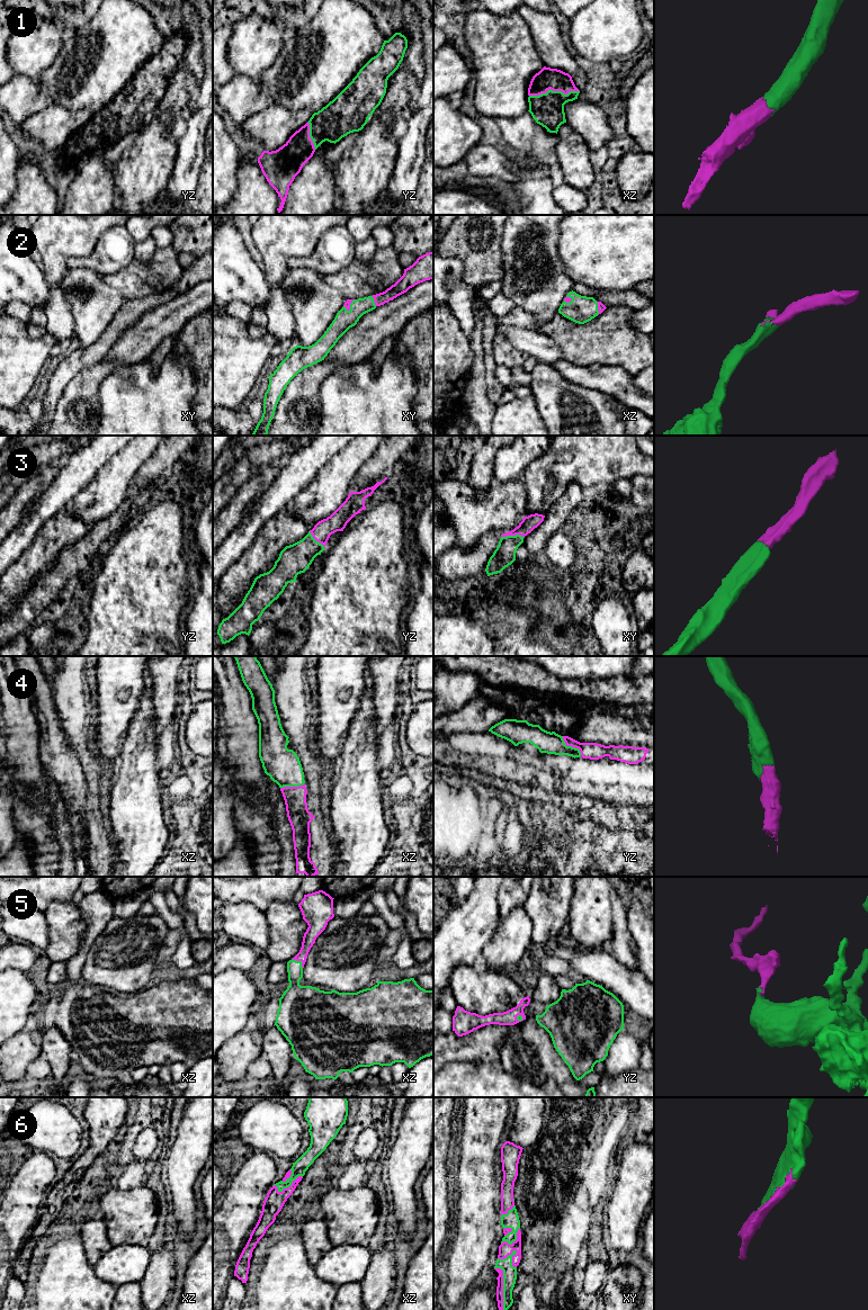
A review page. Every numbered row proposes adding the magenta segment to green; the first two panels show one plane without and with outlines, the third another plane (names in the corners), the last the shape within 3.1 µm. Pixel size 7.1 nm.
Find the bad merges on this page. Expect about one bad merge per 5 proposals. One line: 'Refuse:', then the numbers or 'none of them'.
Refuse: none of them

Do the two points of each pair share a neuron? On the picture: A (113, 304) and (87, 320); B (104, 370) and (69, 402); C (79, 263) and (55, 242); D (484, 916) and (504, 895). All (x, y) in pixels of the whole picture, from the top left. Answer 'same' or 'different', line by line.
A: same
B: same
C: different
D: different

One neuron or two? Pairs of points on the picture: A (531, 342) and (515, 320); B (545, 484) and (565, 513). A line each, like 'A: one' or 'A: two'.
A: two
B: two

